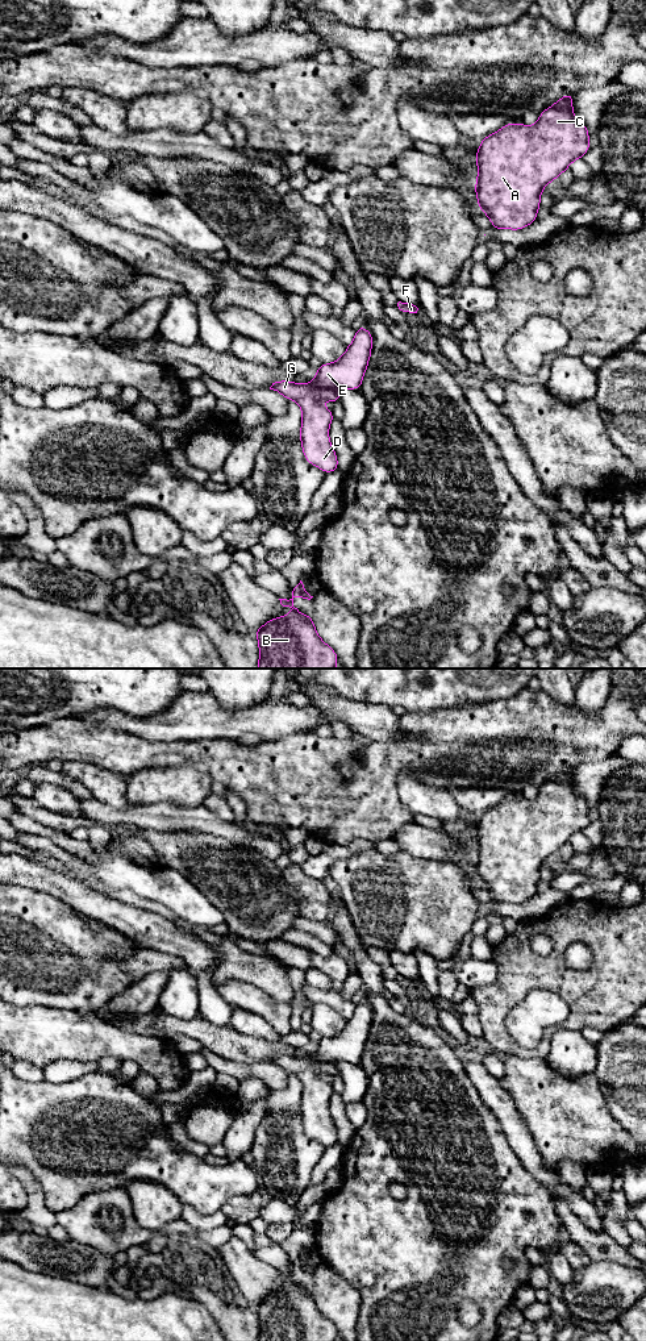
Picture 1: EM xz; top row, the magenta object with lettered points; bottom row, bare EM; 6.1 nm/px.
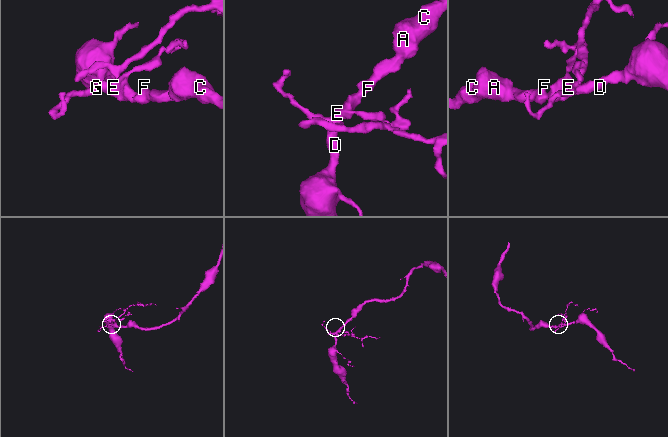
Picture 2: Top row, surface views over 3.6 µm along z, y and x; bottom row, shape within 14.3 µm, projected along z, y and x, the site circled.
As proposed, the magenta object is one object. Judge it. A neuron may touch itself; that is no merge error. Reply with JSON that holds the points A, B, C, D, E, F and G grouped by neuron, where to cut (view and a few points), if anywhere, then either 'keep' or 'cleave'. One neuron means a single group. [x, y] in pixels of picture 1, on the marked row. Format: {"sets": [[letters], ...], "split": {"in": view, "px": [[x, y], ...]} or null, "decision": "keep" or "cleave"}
{"sets": [["A", "B", "C", "D", "E", "F"], ["G"]], "split": {"in": "xz", "px": [[311, 383], [319, 388], [333, 388], [337, 391]]}, "decision": "cleave"}

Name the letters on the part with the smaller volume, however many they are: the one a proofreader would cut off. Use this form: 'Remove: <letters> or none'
Remove: G

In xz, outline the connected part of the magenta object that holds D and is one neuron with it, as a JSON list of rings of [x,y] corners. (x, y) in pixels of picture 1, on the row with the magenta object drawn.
[[[307,395],[297,401],[303,411],[300,440],[305,459],[328,474],[338,468],[337,454],[328,436],[334,416],[318,399],[317,395]]]

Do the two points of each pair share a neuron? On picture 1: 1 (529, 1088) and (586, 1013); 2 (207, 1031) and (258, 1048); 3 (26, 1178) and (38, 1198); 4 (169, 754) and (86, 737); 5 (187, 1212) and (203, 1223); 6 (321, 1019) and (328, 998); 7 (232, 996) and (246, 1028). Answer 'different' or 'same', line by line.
1: different
2: same
3: same
4: same
5: same
6: different
7: different

